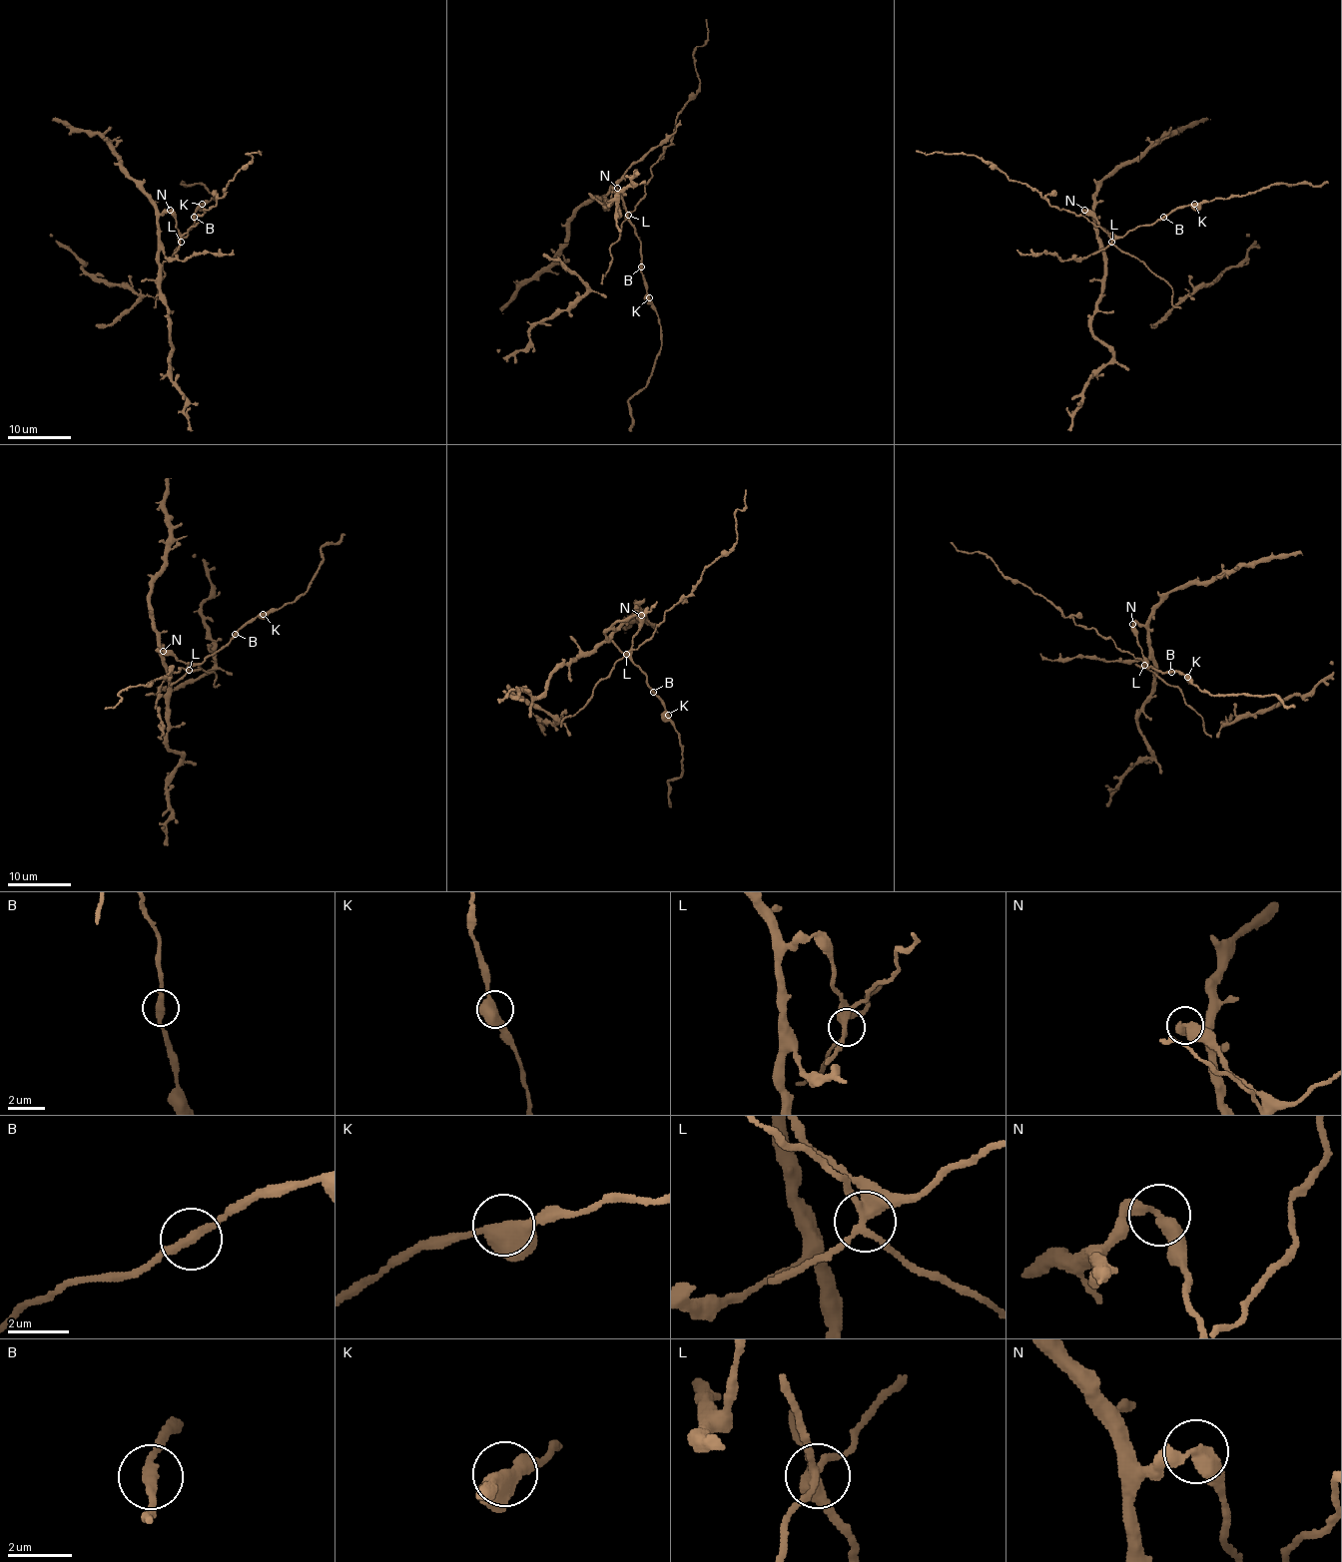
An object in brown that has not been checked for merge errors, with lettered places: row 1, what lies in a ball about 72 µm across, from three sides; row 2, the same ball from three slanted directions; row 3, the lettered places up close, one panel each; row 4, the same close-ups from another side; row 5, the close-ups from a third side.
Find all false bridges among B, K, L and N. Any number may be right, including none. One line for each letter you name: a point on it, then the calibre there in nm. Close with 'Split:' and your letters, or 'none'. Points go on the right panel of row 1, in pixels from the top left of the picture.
L: place (1111, 242); calibre 320 nm
N: place (1084, 210); calibre 400 nm
Split: L, N

